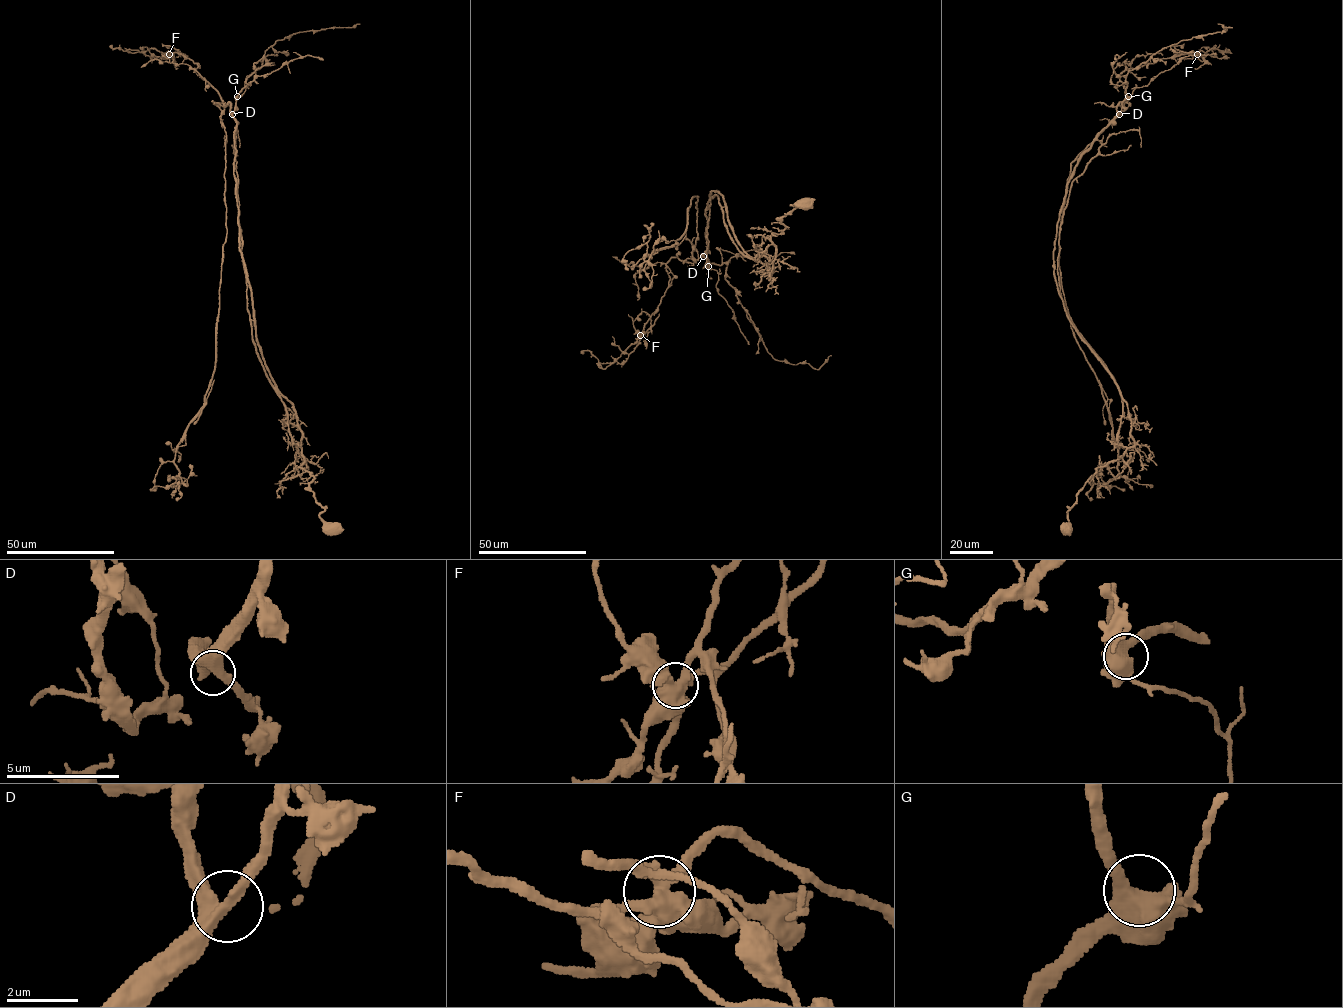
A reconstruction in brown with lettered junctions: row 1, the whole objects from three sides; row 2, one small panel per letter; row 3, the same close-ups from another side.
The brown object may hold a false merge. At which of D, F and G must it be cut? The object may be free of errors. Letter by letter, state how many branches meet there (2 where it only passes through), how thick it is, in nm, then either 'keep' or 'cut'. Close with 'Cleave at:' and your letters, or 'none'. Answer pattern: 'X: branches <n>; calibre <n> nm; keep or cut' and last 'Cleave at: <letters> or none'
D: branches 3; calibre 360 nm; keep
F: branches 4; calibre 500 nm; cut
G: branches 3; calibre 500 nm; keep
Cleave at: F

